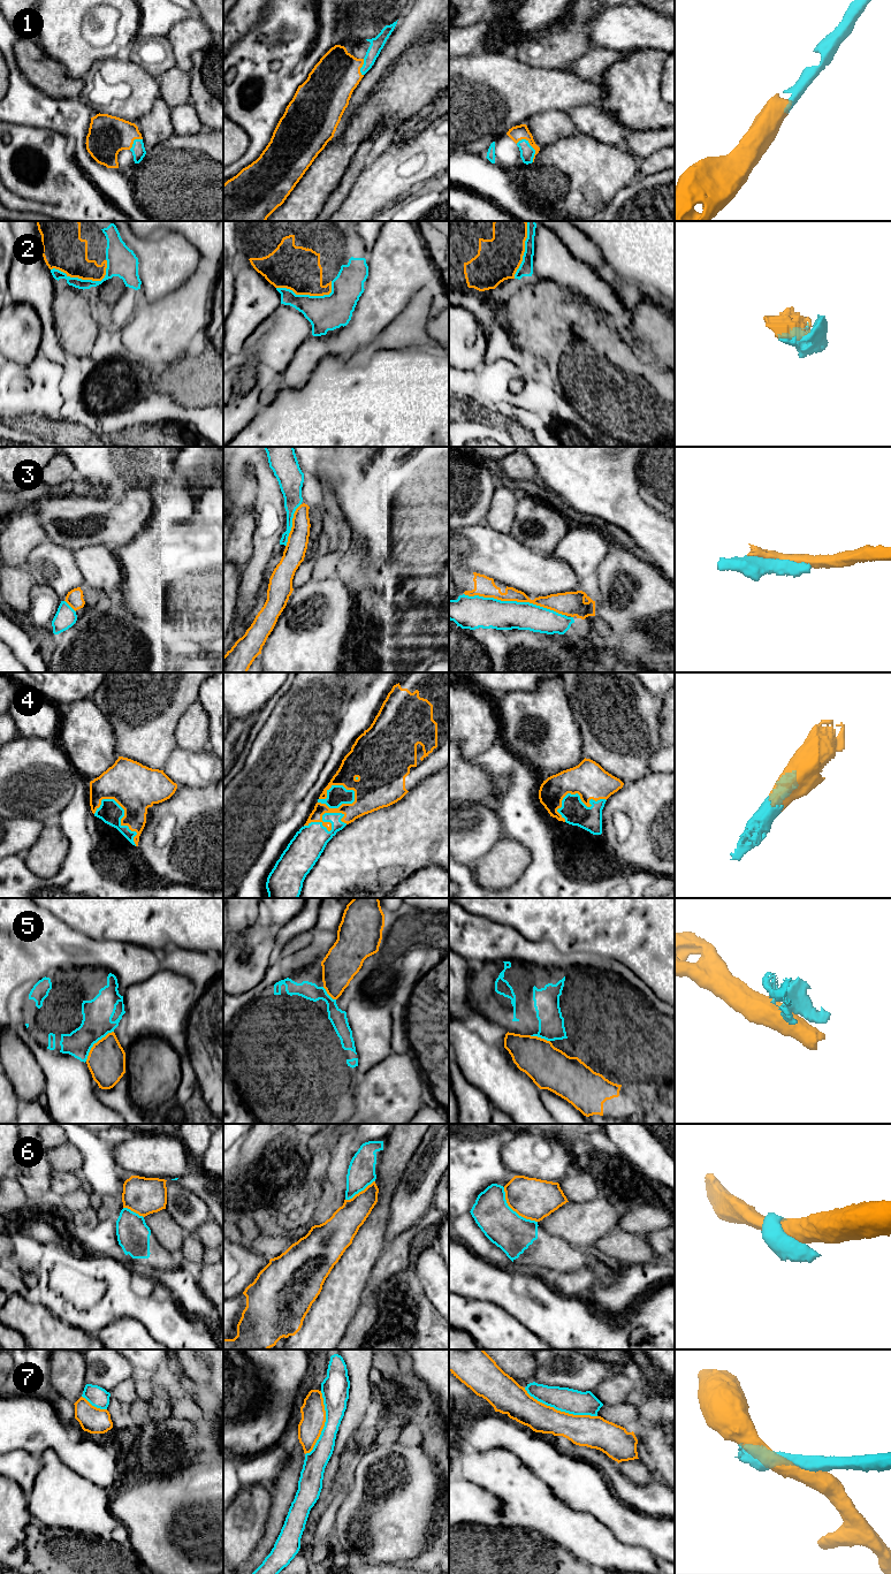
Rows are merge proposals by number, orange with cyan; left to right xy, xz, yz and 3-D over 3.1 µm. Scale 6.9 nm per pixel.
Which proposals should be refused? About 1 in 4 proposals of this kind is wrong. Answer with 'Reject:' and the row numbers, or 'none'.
Reject: 3, 5, 6, 7

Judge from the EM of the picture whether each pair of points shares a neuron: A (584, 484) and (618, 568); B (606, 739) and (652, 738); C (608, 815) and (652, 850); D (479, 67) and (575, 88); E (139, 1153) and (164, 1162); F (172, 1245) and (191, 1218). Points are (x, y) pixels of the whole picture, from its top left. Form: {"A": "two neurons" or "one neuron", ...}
{"A": "two neurons", "B": "one neuron", "C": "one neuron", "D": "one neuron", "E": "one neuron", "F": "two neurons"}

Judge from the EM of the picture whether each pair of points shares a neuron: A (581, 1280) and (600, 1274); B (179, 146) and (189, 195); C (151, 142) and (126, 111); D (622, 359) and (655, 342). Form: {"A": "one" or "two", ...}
{"A": "two", "B": "one", "C": "two", "D": "two"}

